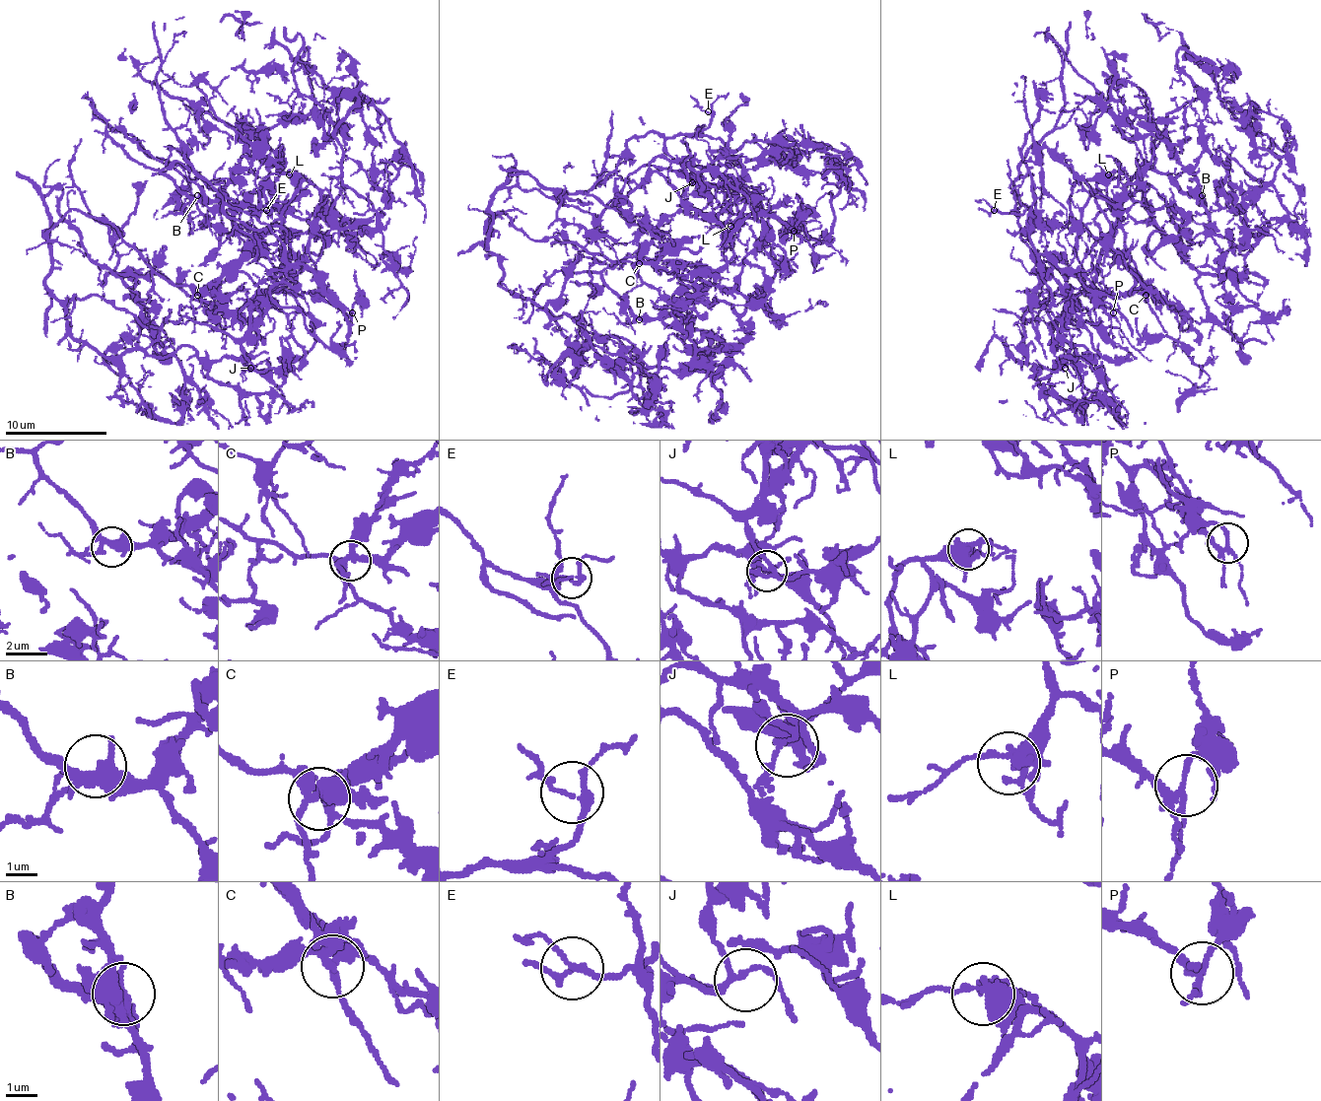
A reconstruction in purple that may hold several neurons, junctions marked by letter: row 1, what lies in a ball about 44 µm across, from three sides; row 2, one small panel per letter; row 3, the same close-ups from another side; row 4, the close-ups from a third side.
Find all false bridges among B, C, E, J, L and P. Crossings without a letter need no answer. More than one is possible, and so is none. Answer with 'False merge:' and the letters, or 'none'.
False merge: none

